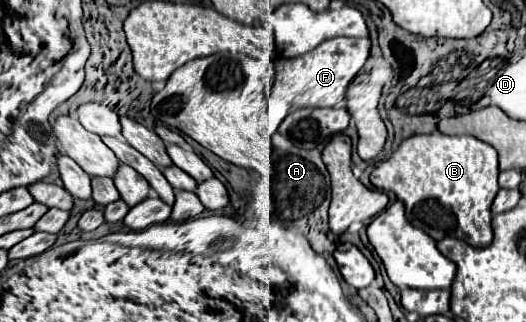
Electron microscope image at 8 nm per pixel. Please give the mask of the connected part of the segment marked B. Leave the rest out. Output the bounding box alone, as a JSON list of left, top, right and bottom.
[371,131,499,247]

